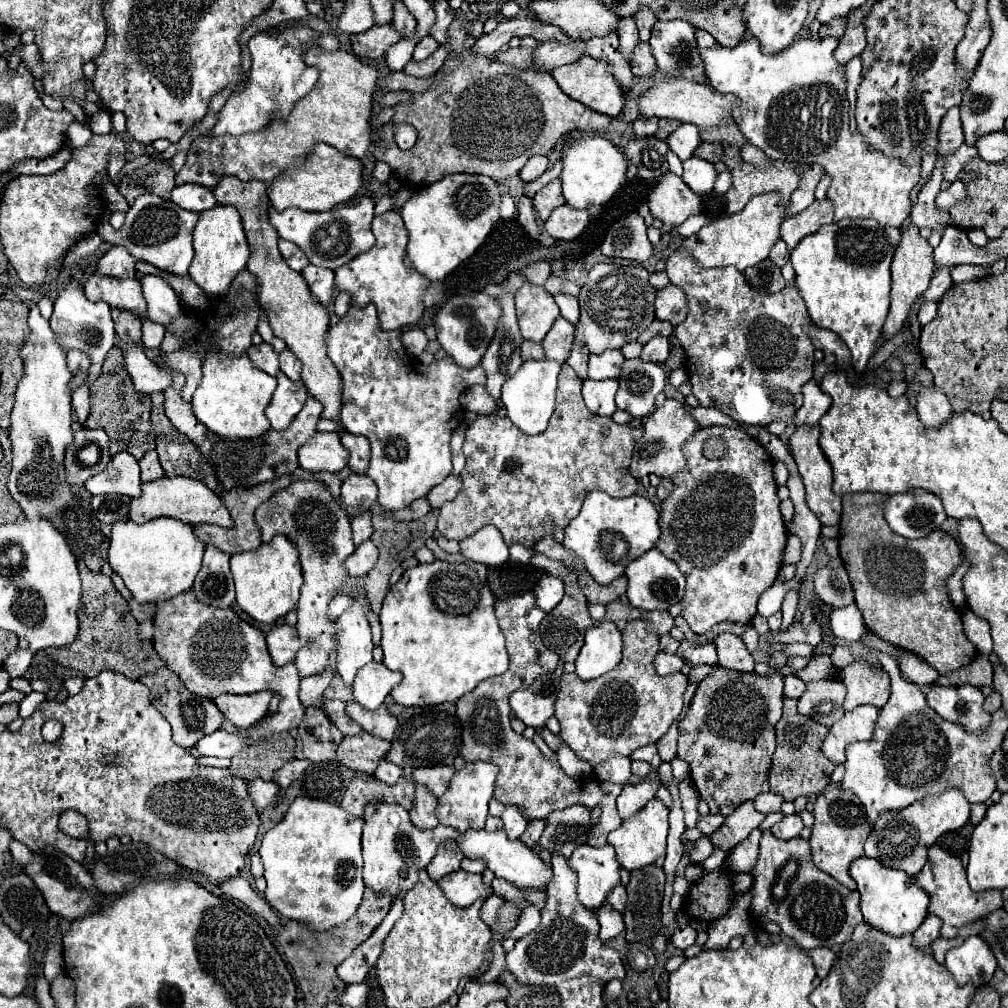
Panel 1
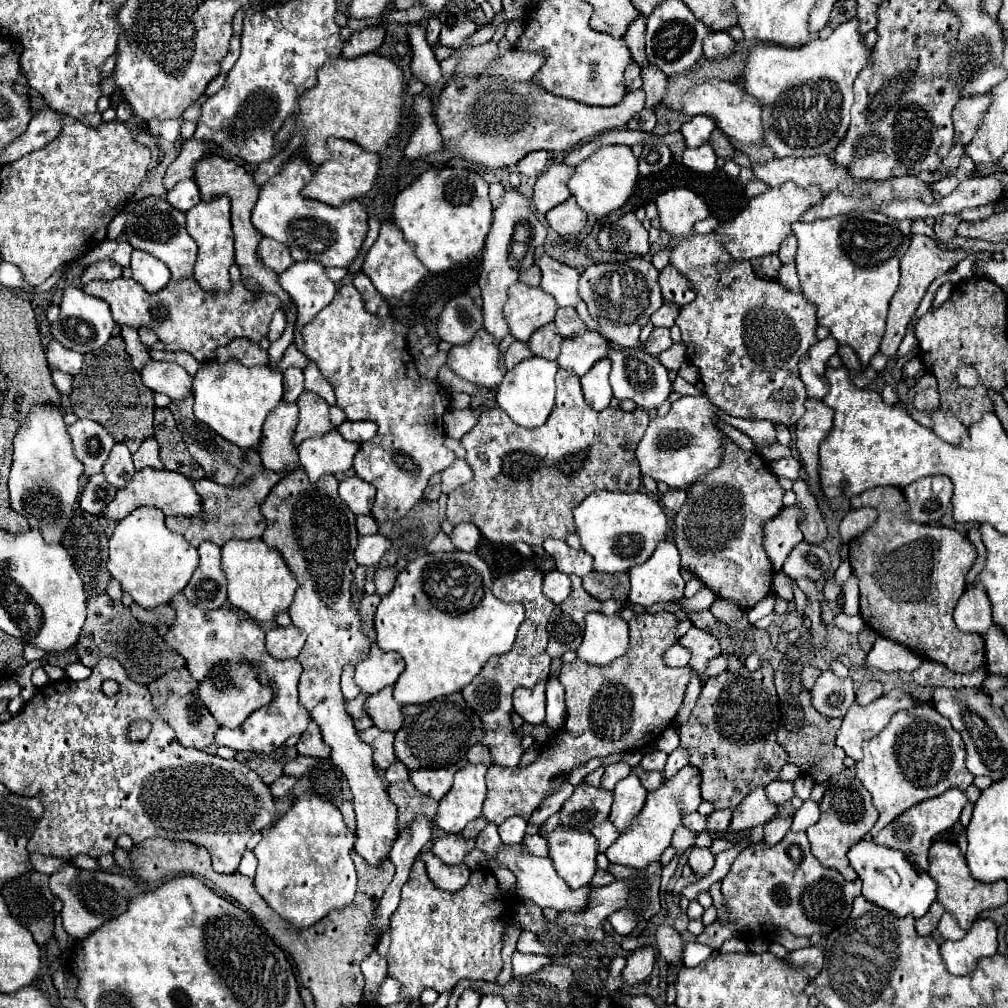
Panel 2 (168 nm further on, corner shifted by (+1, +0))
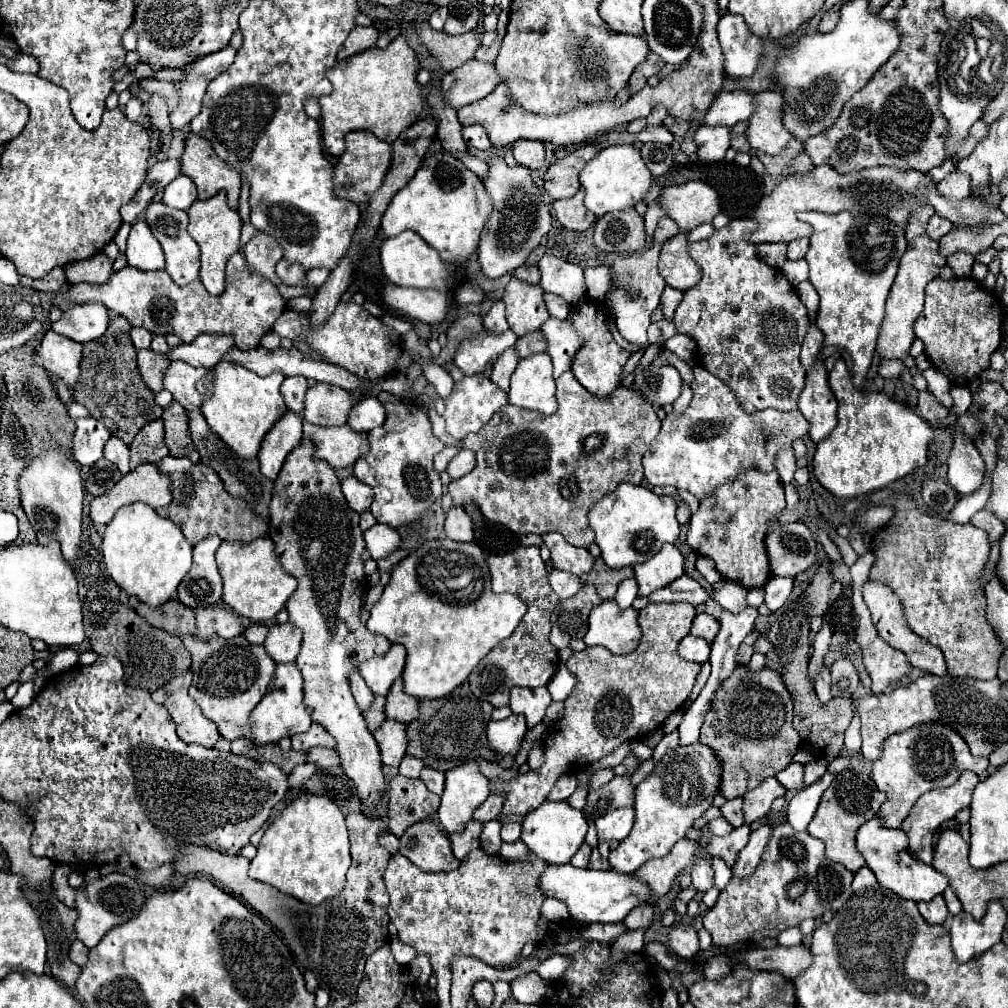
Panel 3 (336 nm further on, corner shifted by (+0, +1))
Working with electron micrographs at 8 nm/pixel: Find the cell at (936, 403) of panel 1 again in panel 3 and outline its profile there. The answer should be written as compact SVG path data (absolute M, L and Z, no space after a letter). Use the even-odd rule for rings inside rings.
M954 433L952 451L948 457L948 483L960 493L968 495L982 485L984 461L974 441L964 433Z

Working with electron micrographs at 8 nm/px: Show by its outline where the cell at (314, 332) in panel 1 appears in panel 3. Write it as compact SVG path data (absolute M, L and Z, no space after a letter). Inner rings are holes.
M194 133L188 135L182 155L182 173L196 183L198 199L206 200L224 190L230 207L234 207L234 211L238 209L242 175L216 155L210 141Z

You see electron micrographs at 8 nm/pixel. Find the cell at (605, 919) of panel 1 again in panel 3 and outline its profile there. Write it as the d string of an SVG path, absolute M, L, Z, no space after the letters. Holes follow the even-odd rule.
M640 903L638 907L634 907L626 919L624 919L624 925L628 929L640 929L640 927L650 927L654 919L654 911L652 911L652 905L650 903Z

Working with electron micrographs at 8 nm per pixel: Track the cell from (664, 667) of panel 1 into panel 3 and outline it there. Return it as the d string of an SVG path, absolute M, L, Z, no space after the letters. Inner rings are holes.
M686 635L680 645L678 645L678 653L682 659L686 661L694 661L694 663L704 663L710 655L710 645L704 639Z

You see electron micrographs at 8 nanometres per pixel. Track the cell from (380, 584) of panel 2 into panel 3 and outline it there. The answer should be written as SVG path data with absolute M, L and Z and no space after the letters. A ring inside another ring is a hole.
M376 583L376 585L372 585L372 587L368 589L366 597L364 597L364 609L372 609L372 605L374 605L374 603L380 599L382 591L384 591L384 585L382 585L382 583Z

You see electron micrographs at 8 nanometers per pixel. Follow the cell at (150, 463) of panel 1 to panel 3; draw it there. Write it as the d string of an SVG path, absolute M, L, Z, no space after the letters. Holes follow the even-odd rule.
M152 421L140 429L130 445L130 467L136 469L142 463L160 463L168 455L164 443L164 425L162 421Z

